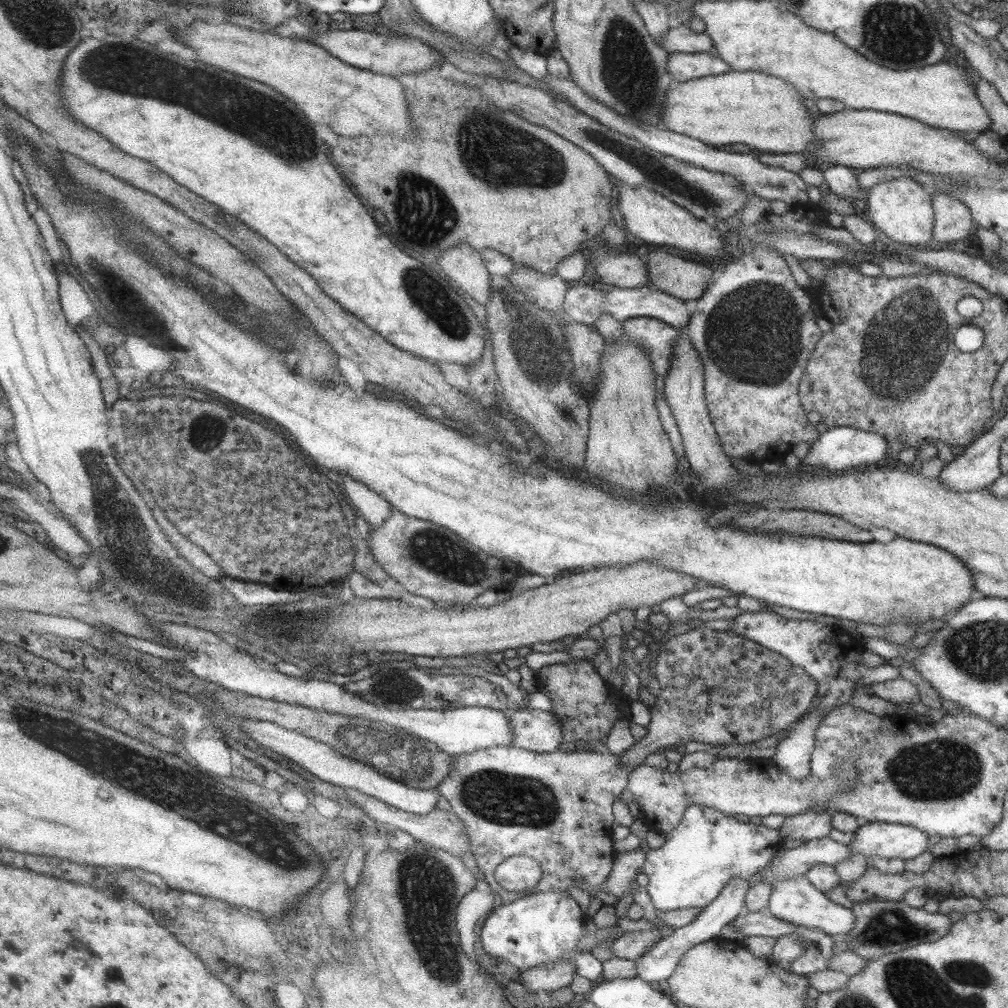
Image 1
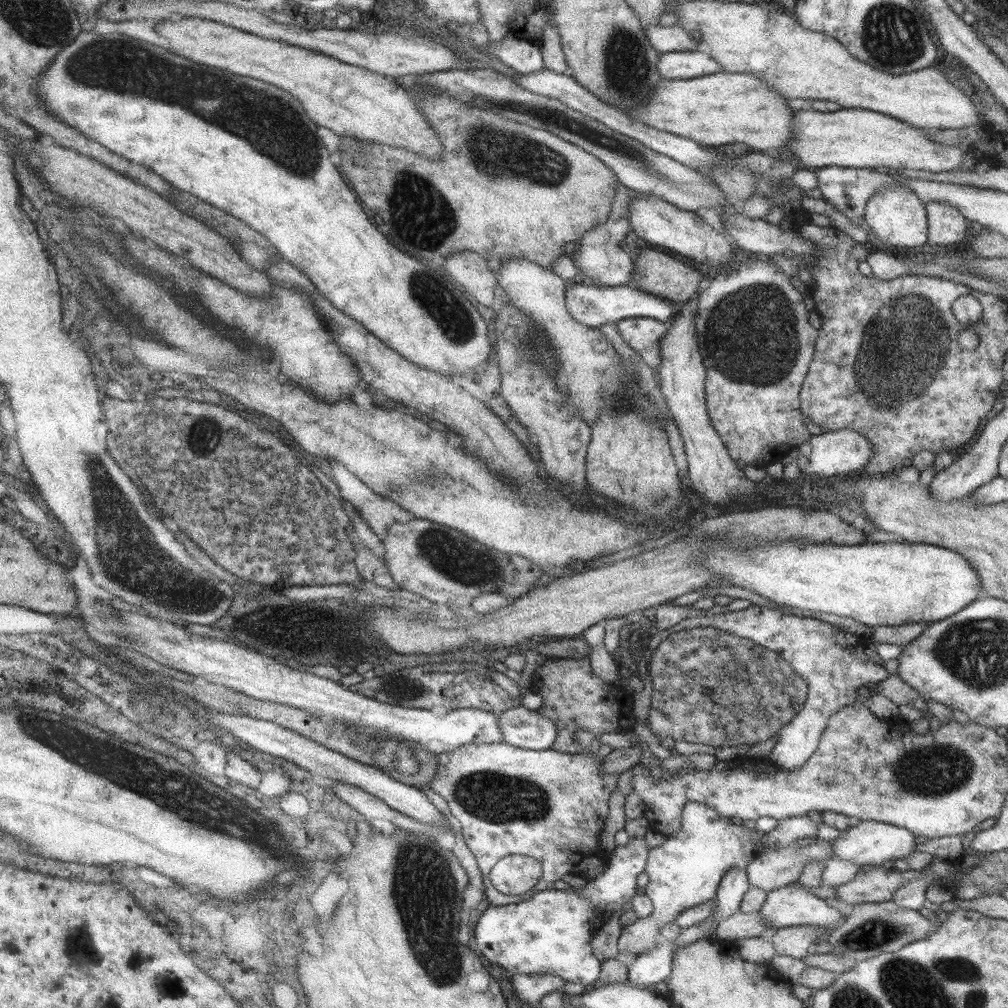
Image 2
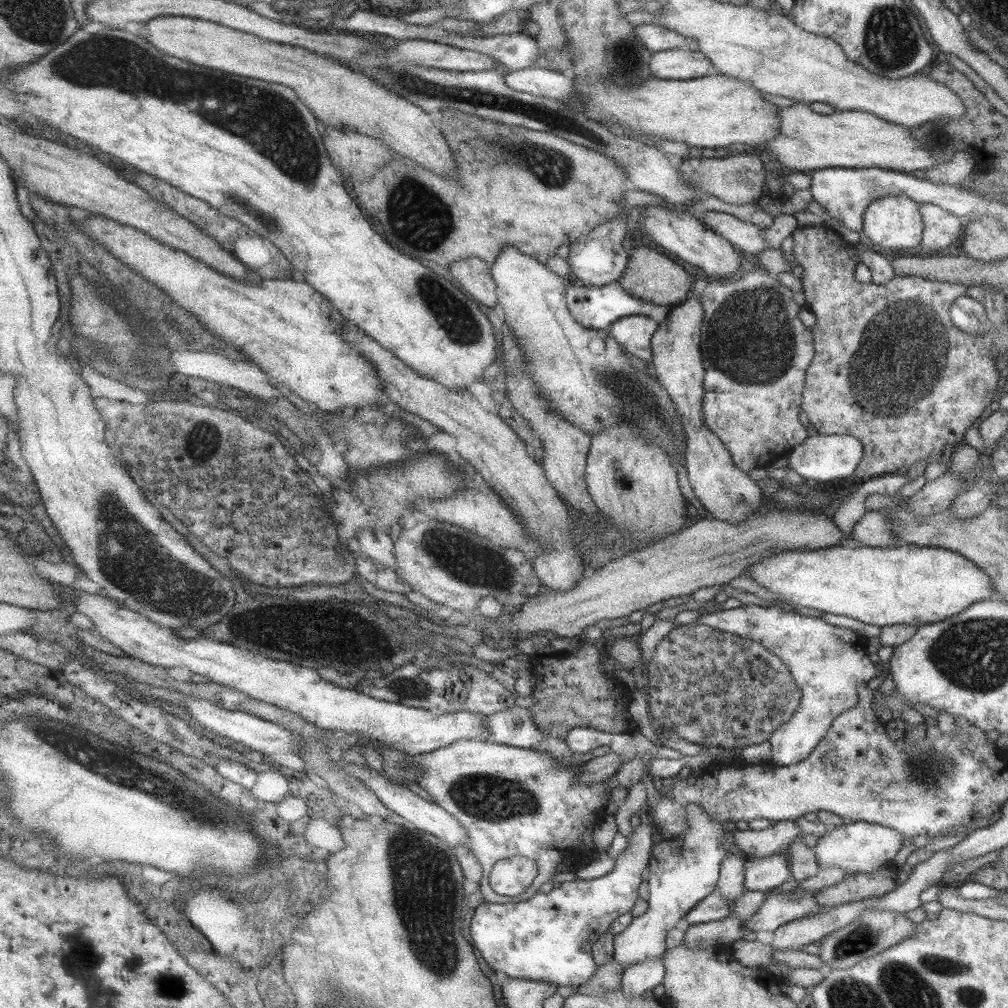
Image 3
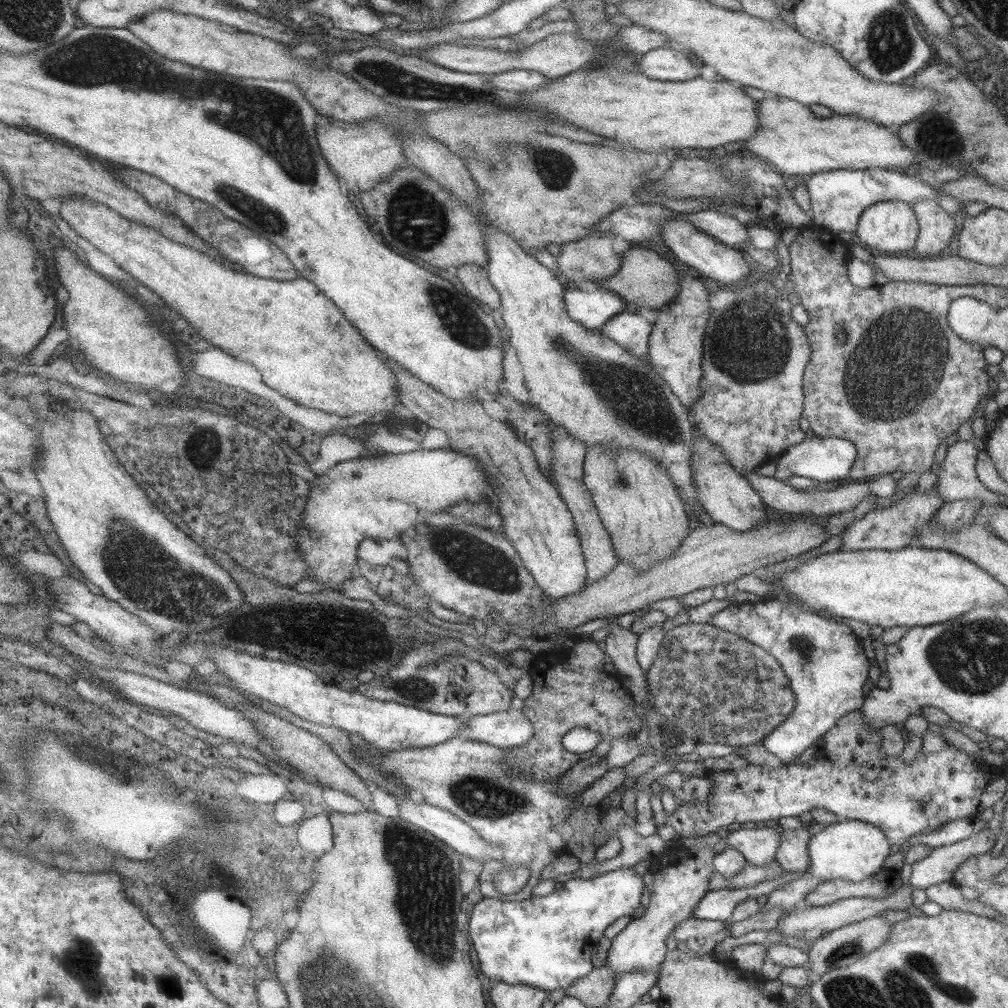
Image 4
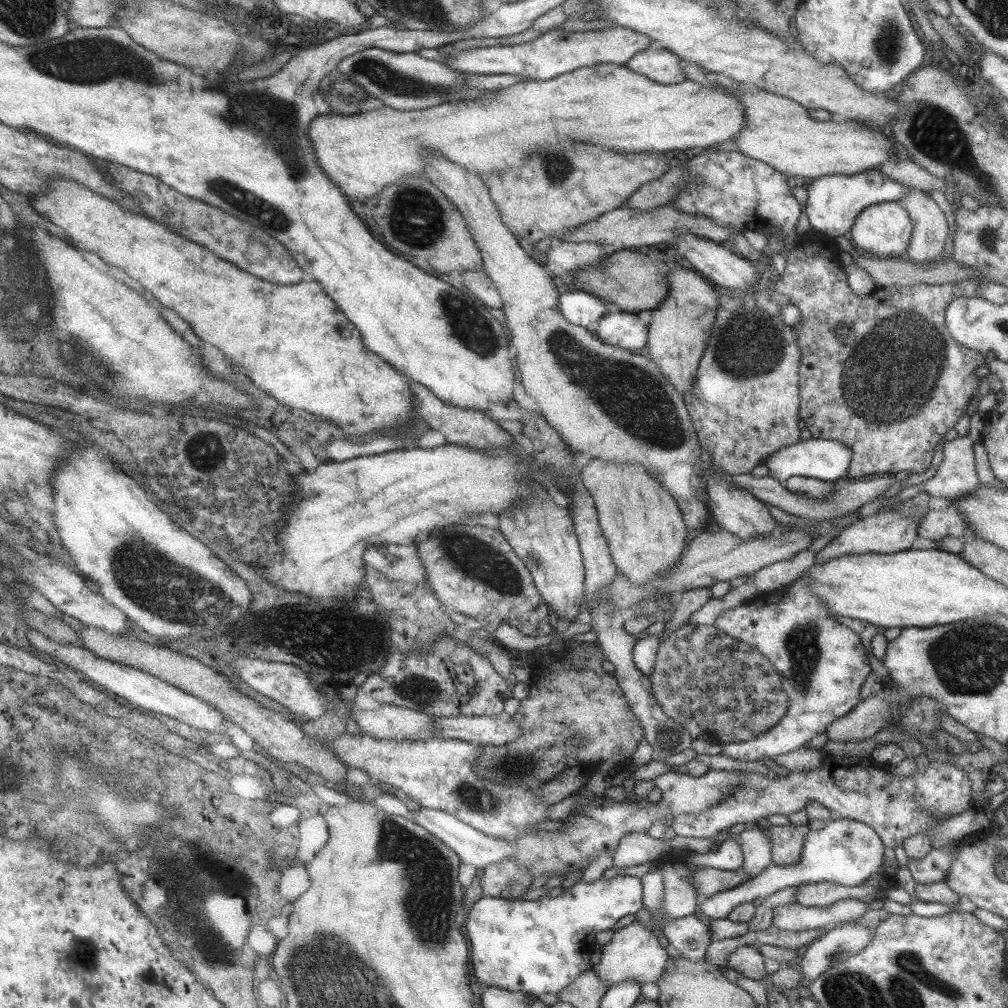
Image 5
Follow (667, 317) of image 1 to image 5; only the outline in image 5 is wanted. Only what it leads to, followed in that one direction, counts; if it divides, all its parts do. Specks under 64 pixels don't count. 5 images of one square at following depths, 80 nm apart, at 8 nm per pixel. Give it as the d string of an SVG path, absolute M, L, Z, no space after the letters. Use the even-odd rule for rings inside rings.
M575 289L559 295L557 306L567 322L582 326L592 333L596 329L596 320L614 309L609 302Z

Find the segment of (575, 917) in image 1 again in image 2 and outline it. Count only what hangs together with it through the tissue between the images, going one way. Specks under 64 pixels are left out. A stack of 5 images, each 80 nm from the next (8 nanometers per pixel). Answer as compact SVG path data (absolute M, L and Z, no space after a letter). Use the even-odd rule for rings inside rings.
M631 837L622 849L613 850L609 854L605 870L595 878L587 879L582 888L573 887L569 891L553 888L540 890L515 904L489 905L484 908L482 914L479 913L474 920L472 931L479 952L491 963L511 974L554 974L564 982L579 982L586 987L590 986L600 971L600 962L592 955L590 938L602 926L604 916L611 916L630 902L637 892L635 878L645 871L649 849L645 837Z

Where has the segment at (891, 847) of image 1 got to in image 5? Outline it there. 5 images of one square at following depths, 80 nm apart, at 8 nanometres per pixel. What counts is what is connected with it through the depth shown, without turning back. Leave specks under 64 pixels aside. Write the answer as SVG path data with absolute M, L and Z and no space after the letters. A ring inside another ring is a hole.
M836 817L825 821L826 825L818 830L807 831L801 849L800 859L791 866L779 866L772 863L756 876L730 888L716 892L699 901L701 912L710 919L726 918L727 913L735 905L751 902L755 898L767 898L782 888L807 883L831 882L841 886L859 886L871 874L879 872L883 864L883 851L881 839L873 829L862 822Z

